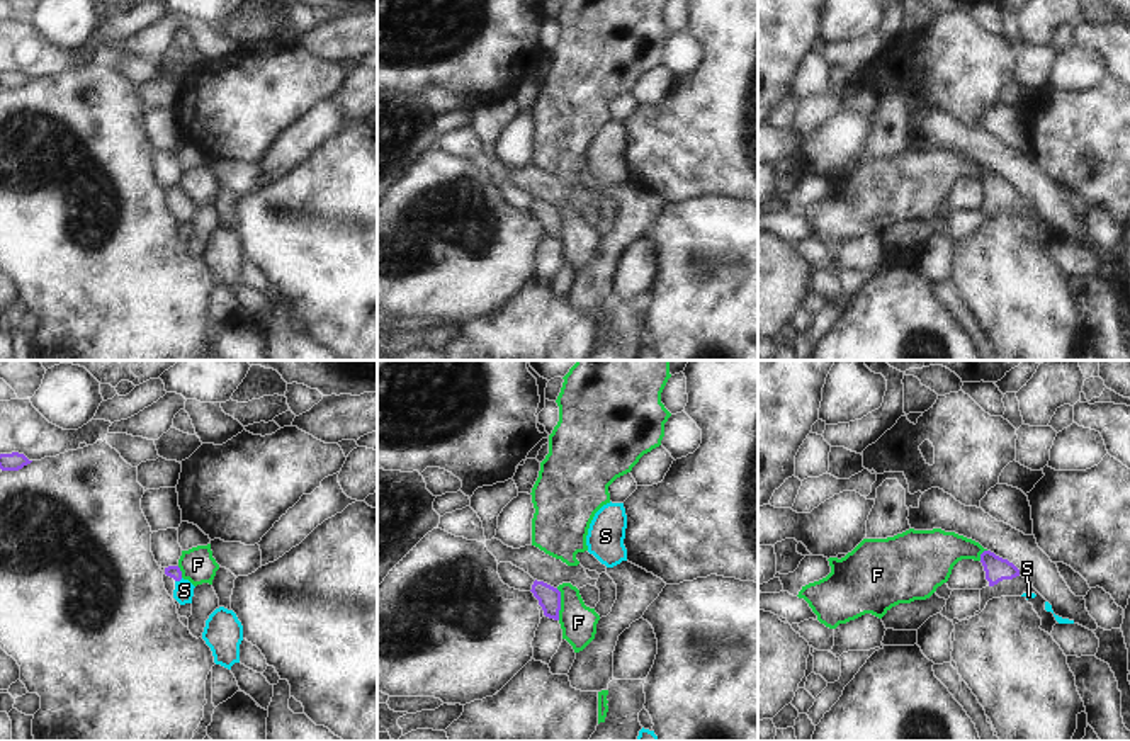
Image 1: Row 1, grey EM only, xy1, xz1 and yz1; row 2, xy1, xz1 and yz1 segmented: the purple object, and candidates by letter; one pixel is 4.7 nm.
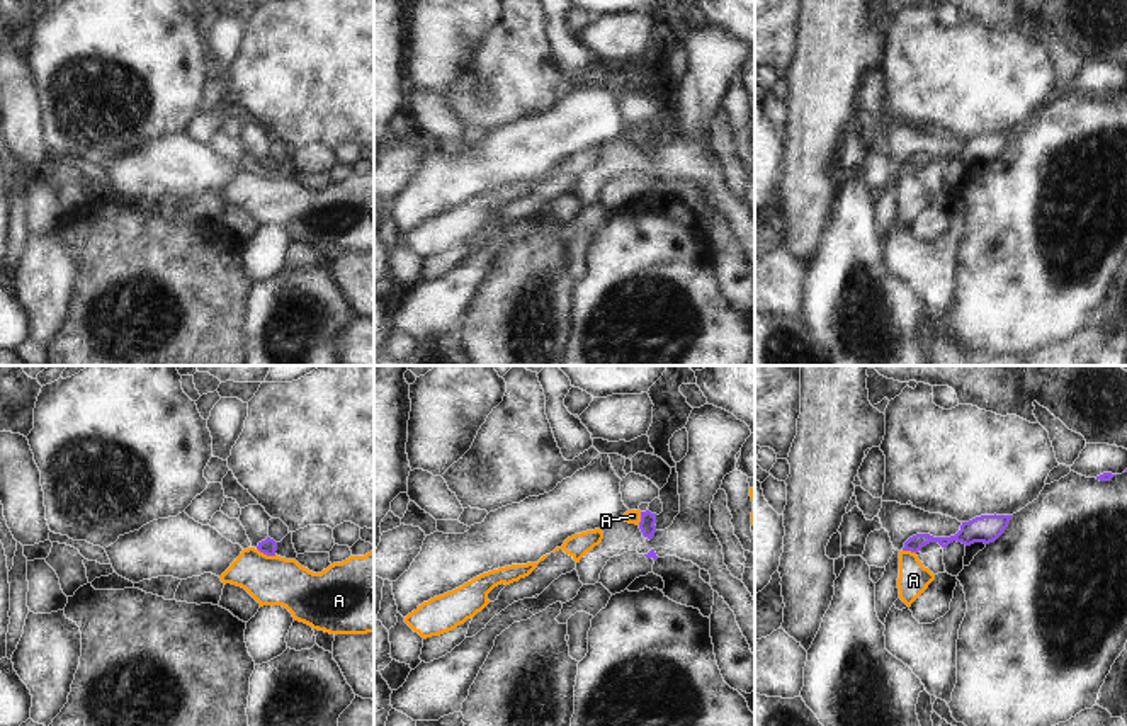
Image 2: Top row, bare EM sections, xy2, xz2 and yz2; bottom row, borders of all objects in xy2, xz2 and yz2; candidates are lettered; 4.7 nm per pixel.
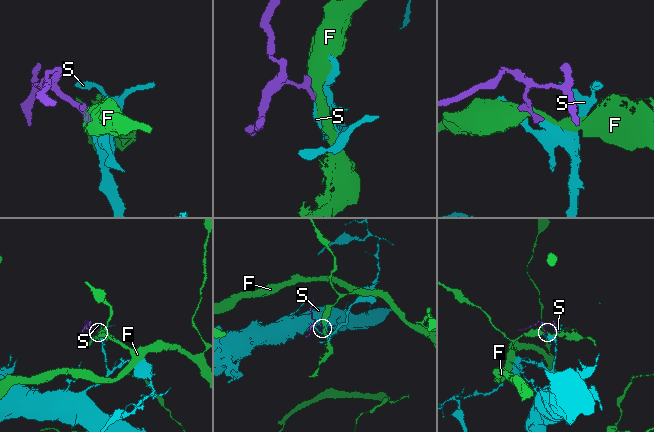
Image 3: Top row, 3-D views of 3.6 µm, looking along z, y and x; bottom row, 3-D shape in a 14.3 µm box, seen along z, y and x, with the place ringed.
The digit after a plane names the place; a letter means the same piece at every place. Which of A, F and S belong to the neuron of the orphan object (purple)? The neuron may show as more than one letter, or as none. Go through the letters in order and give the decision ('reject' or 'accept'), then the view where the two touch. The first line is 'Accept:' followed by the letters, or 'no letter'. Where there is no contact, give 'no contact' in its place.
Accept: S
A: reject | xy2
F: reject | xz1
S: accept | xy1

